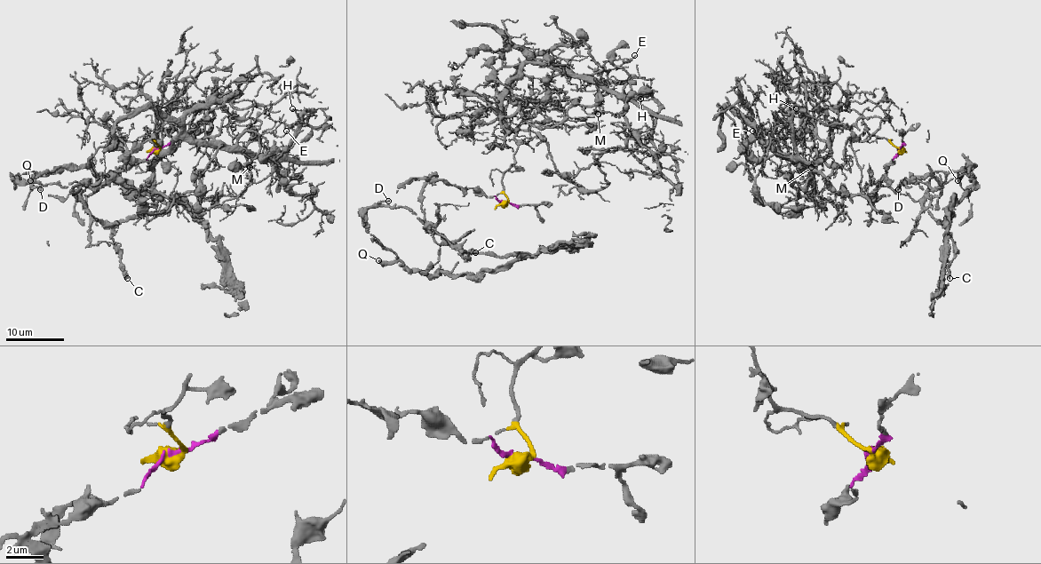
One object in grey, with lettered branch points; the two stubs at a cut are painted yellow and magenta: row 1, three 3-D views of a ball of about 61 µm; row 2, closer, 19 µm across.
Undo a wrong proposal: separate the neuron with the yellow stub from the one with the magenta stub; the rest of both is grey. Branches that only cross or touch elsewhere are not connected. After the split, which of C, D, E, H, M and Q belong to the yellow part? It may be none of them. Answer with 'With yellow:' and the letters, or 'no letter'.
With yellow: E, H, M

